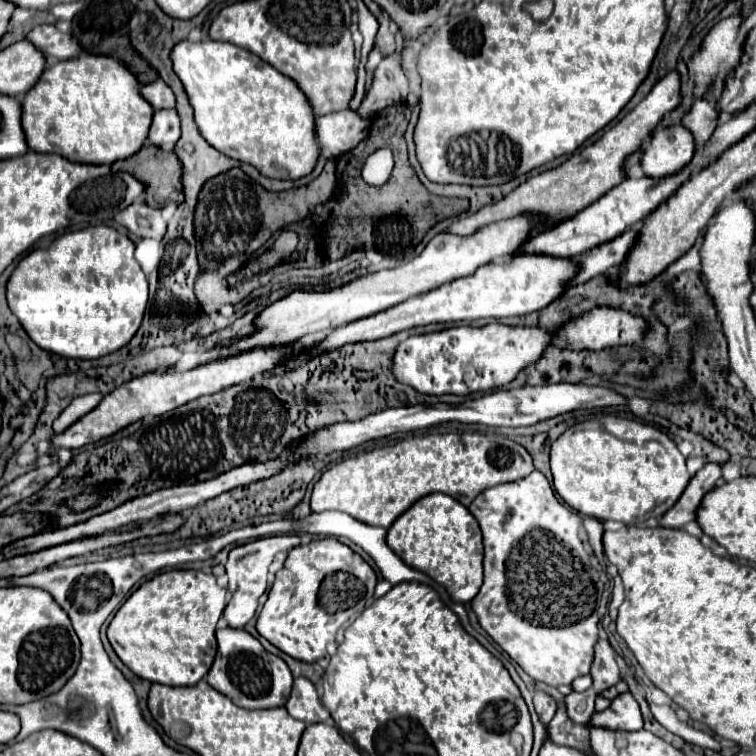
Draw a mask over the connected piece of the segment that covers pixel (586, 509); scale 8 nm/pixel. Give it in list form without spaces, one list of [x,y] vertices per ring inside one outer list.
[[[598,415],[568,427],[552,443],[550,467],[554,475],[556,493],[574,511],[588,517],[596,517],[600,521],[614,519],[624,525],[640,523],[650,517],[662,517],[668,509],[674,507],[674,503],[690,481],[690,475],[686,471],[686,459],[666,433],[642,419],[621,415]]]

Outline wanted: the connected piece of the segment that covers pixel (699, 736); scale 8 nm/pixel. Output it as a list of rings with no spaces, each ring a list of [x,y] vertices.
[[[650,703],[650,709],[652,709],[654,719],[656,719],[662,727],[666,727],[670,733],[682,737],[684,741],[688,741],[688,743],[692,743],[692,745],[720,751],[720,743],[718,743],[714,737],[710,737],[708,733],[696,731],[696,729],[690,727],[688,723],[680,721],[678,715],[676,715],[676,711],[674,711],[670,705],[654,705],[654,703]]]

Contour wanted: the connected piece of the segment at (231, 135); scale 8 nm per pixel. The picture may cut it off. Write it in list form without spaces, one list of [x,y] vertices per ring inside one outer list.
[[[212,39],[200,43],[182,41],[172,49],[170,57],[174,61],[174,71],[186,85],[190,103],[194,107],[196,125],[212,147],[216,147],[226,157],[254,165],[262,175],[270,179],[298,181],[314,171],[316,161],[322,153],[316,141],[316,115],[308,97],[302,93],[296,81],[290,81],[288,75],[282,75],[250,51]]]

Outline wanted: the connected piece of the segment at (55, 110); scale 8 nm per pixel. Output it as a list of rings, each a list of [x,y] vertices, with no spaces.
[[[82,53],[78,57],[48,65],[38,83],[26,93],[22,103],[22,127],[30,151],[56,153],[78,163],[114,163],[128,159],[148,141],[154,107],[142,97],[136,75],[116,57]]]

